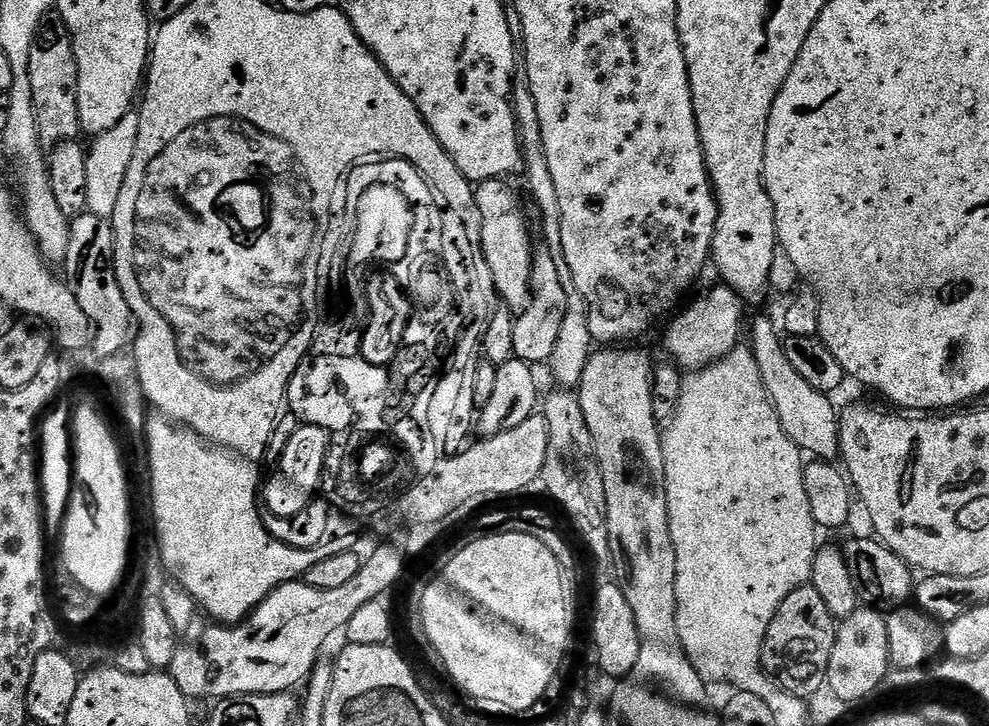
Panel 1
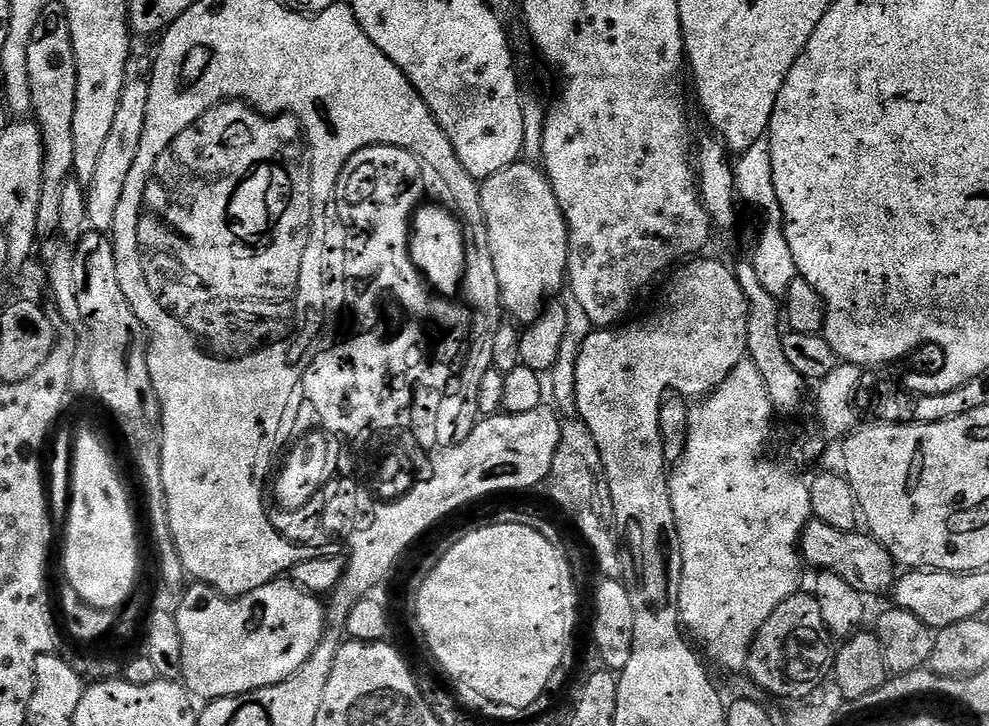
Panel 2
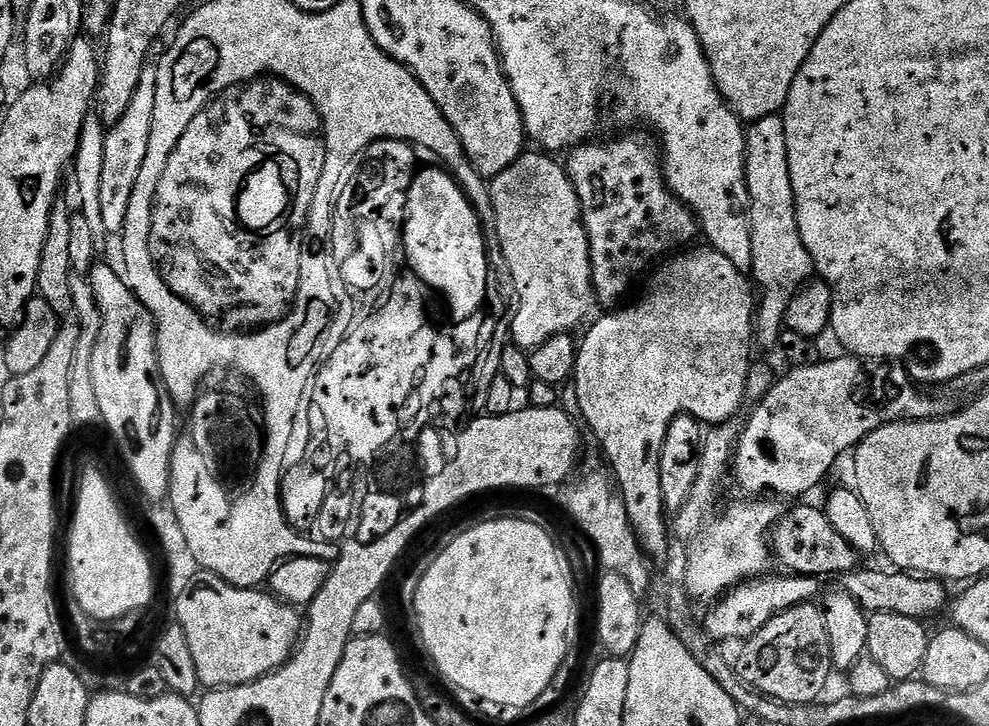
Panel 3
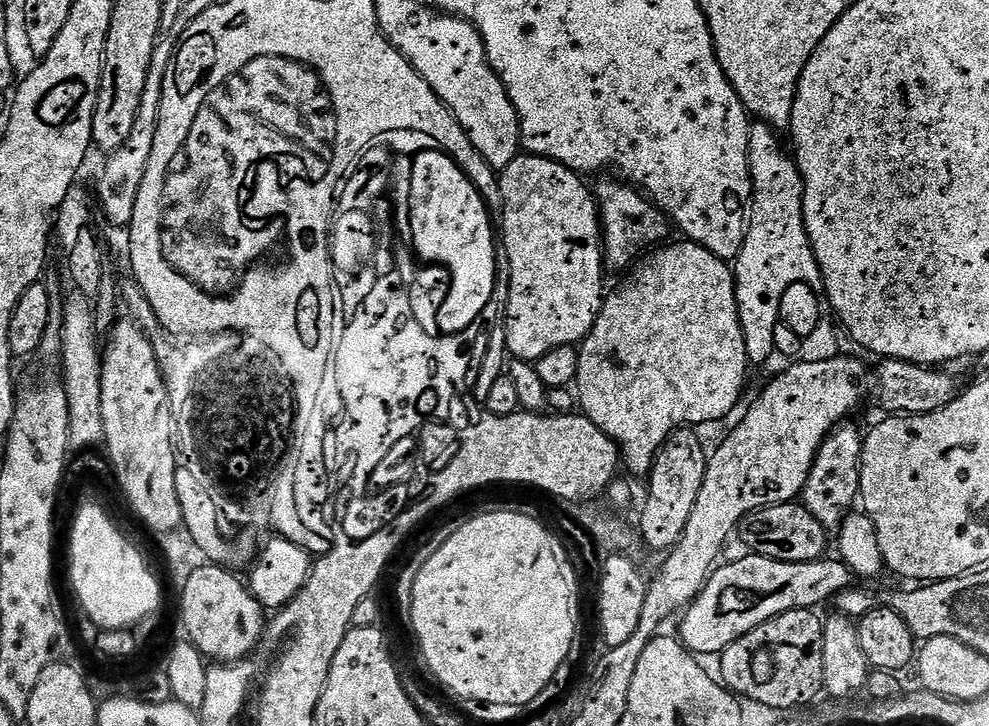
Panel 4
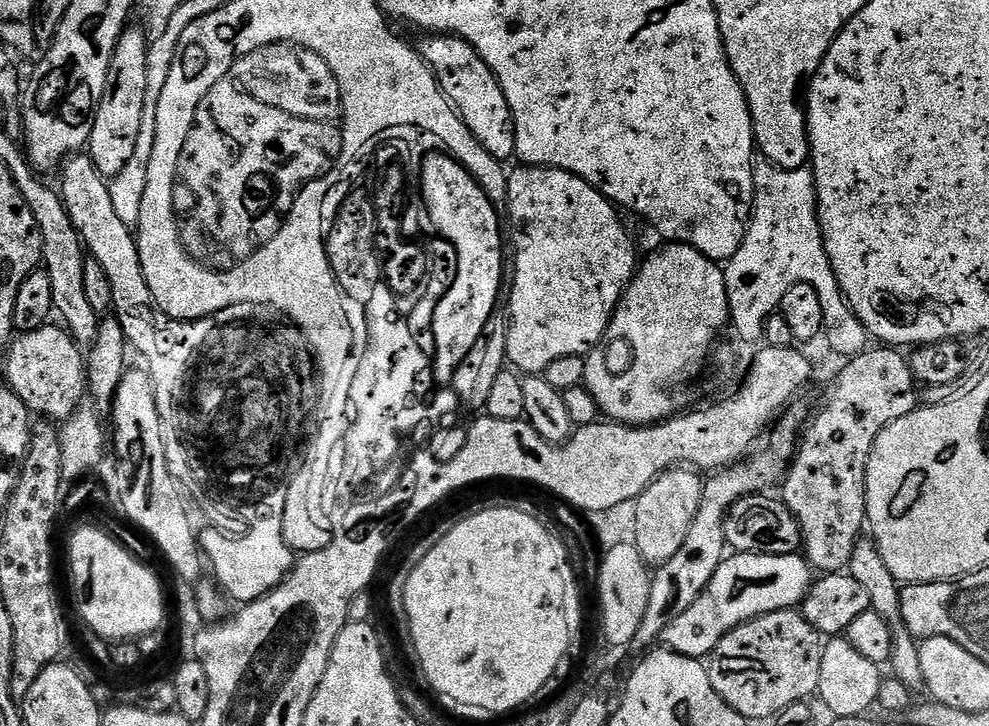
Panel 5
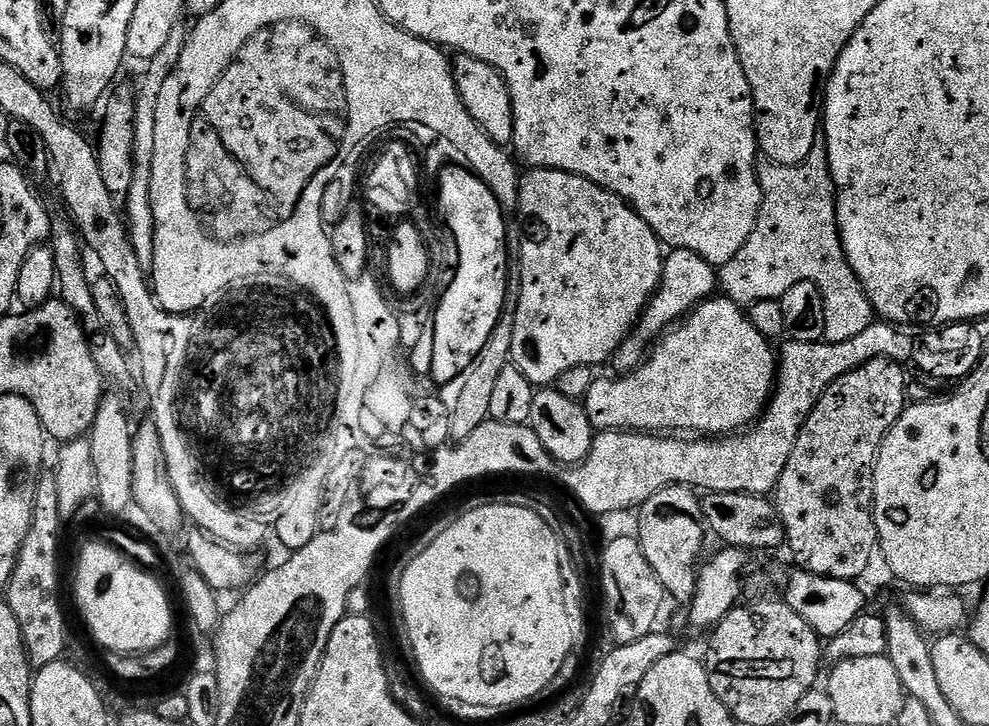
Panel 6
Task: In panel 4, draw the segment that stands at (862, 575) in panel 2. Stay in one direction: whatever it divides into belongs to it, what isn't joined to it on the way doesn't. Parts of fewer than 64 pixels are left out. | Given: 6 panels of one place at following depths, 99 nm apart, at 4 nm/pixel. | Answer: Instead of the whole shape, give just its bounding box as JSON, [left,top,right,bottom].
[742,502,830,564]

